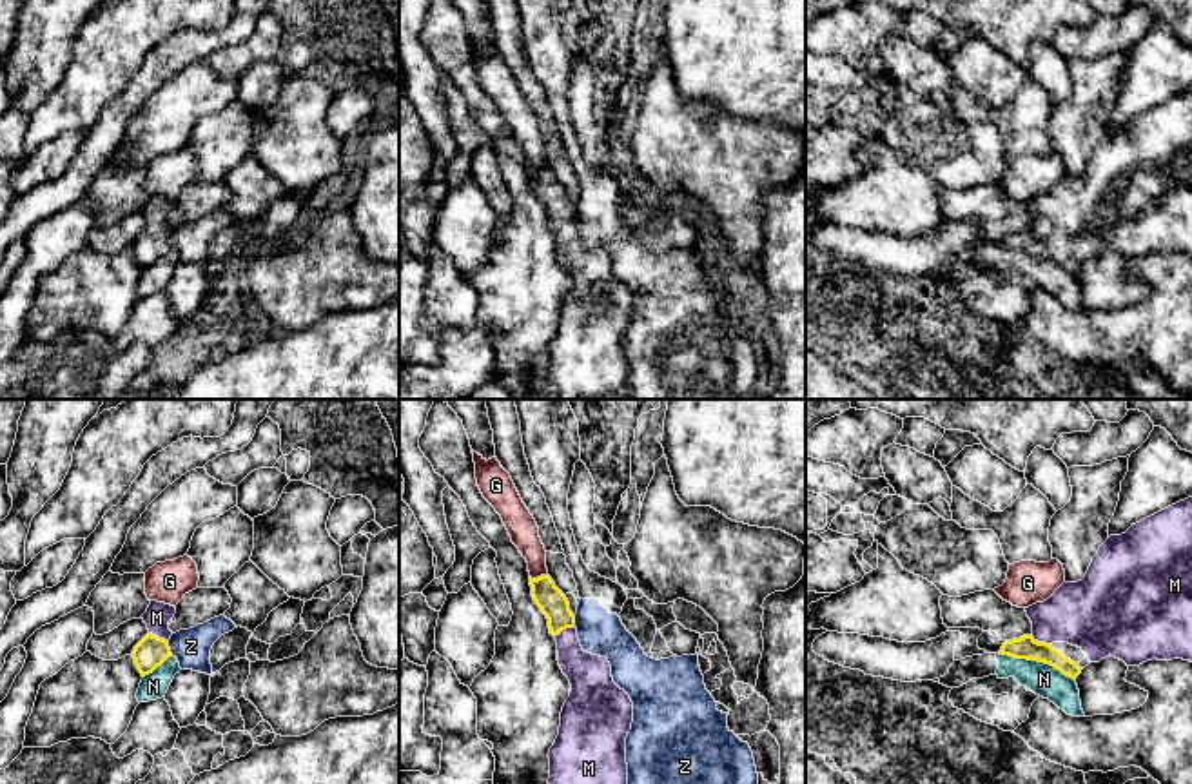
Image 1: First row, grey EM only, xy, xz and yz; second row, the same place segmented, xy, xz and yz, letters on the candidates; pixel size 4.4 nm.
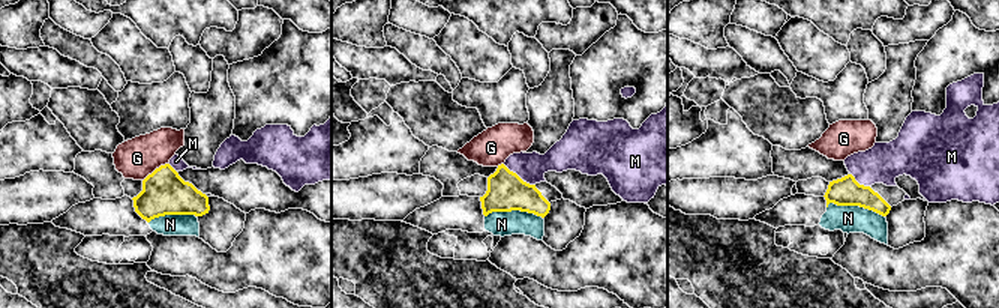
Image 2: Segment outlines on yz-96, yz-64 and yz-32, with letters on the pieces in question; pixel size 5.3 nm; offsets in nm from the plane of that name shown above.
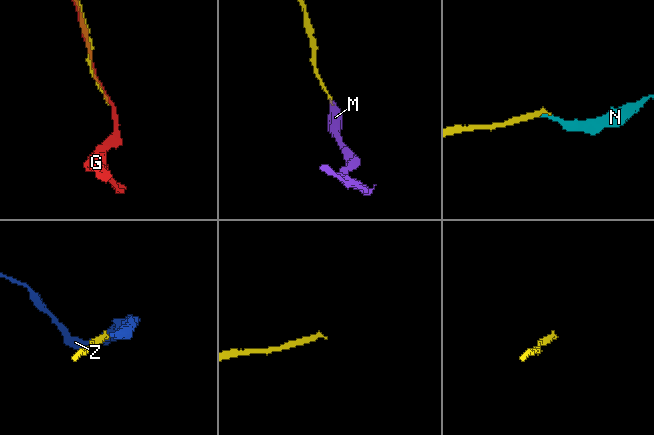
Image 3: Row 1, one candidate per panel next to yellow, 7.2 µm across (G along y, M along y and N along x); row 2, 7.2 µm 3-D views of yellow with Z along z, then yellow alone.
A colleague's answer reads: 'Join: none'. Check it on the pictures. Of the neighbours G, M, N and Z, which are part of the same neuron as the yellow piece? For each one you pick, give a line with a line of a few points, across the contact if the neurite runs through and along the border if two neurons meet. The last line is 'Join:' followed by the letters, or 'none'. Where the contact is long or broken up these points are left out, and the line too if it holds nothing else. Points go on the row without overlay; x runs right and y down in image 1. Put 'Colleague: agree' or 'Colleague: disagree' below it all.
Join: M
Colleague: disagree

